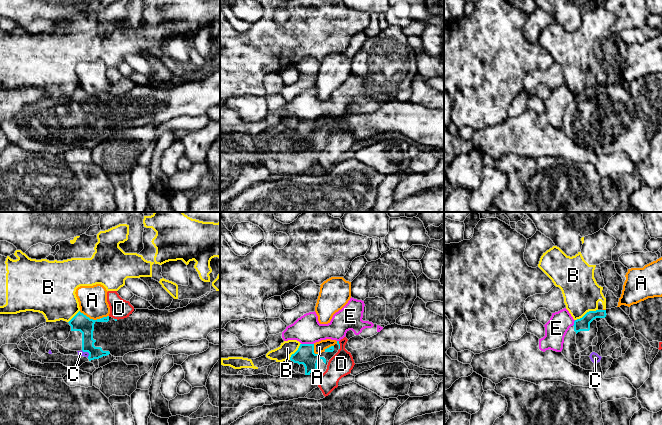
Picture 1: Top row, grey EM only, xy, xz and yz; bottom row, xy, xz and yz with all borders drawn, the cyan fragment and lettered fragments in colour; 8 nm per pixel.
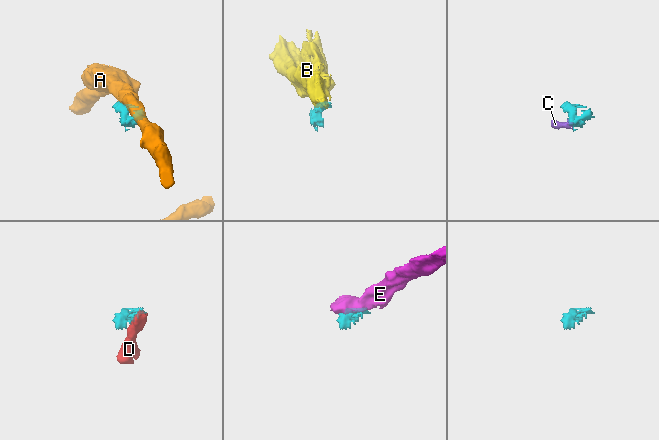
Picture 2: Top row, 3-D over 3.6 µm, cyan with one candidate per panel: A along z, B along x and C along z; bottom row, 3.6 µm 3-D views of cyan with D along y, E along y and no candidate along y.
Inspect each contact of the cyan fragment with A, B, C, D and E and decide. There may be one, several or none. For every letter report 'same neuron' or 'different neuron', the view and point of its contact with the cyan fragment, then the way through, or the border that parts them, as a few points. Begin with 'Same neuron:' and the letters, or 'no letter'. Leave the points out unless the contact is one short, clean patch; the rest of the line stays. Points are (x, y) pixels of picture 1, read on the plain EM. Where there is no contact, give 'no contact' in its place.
Same neuron: C
A: different neuron; contact xy (88, 93); border xy (79, 87), (90, 94), (99, 95)
B: different neuron; contact yz (587, 88); border yz (597, 85), (587, 87), (575, 96)
C: same neuron; contact xy (87, 127)
D: different neuron; contact xz (339, 121)
E: different neuron; contact xz (307, 120)

